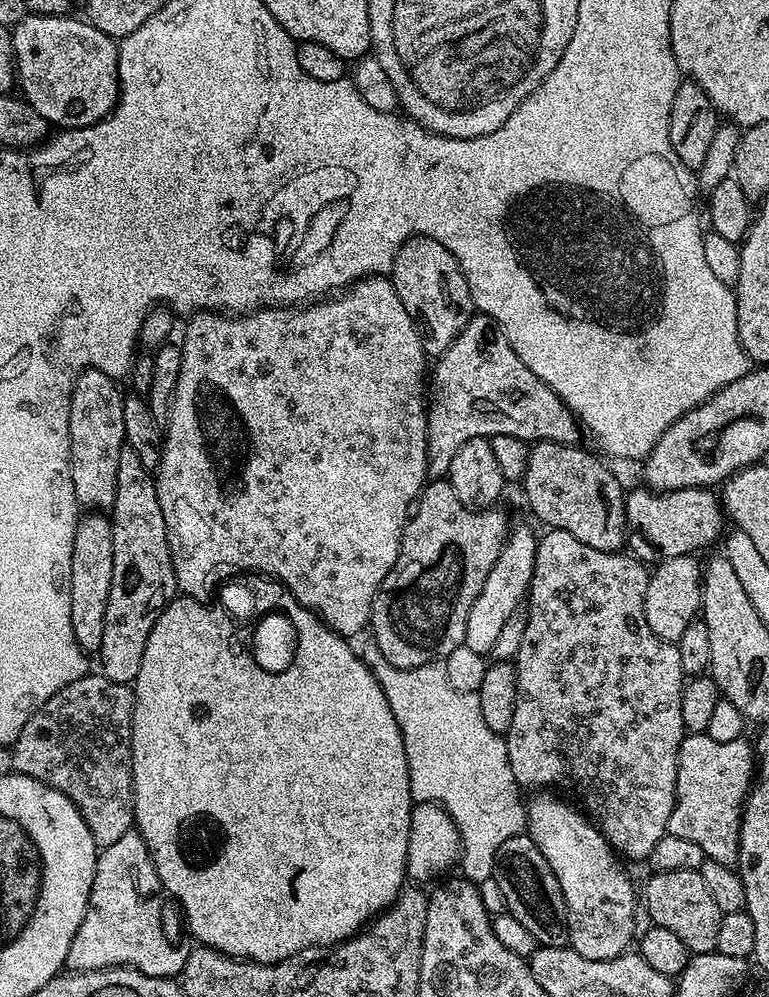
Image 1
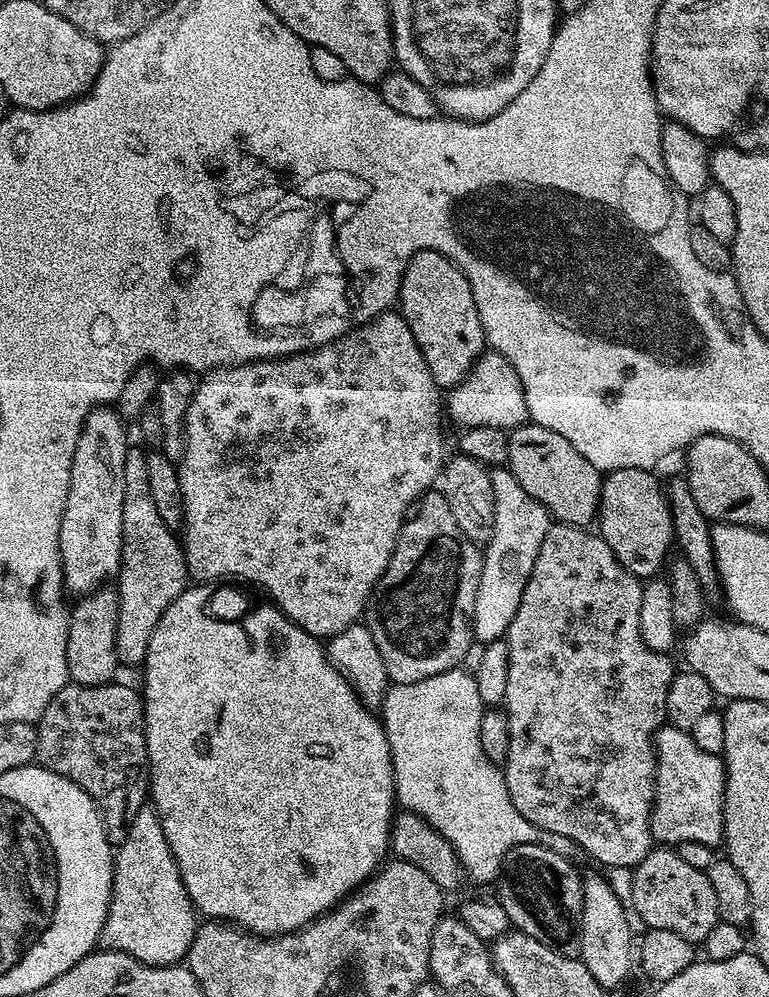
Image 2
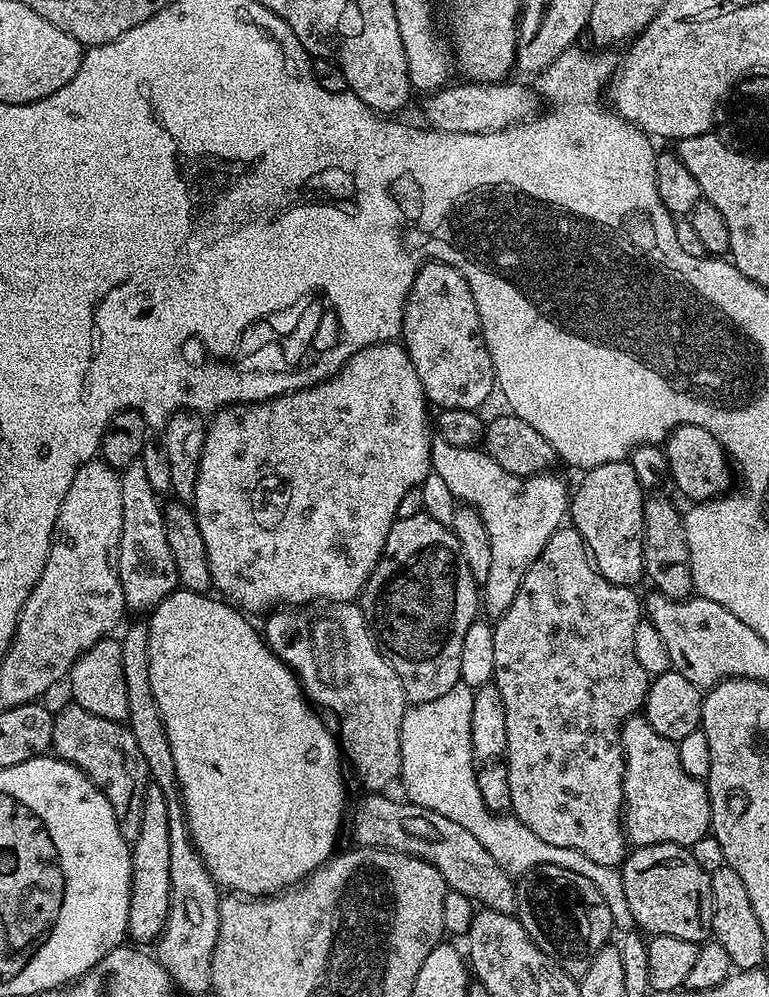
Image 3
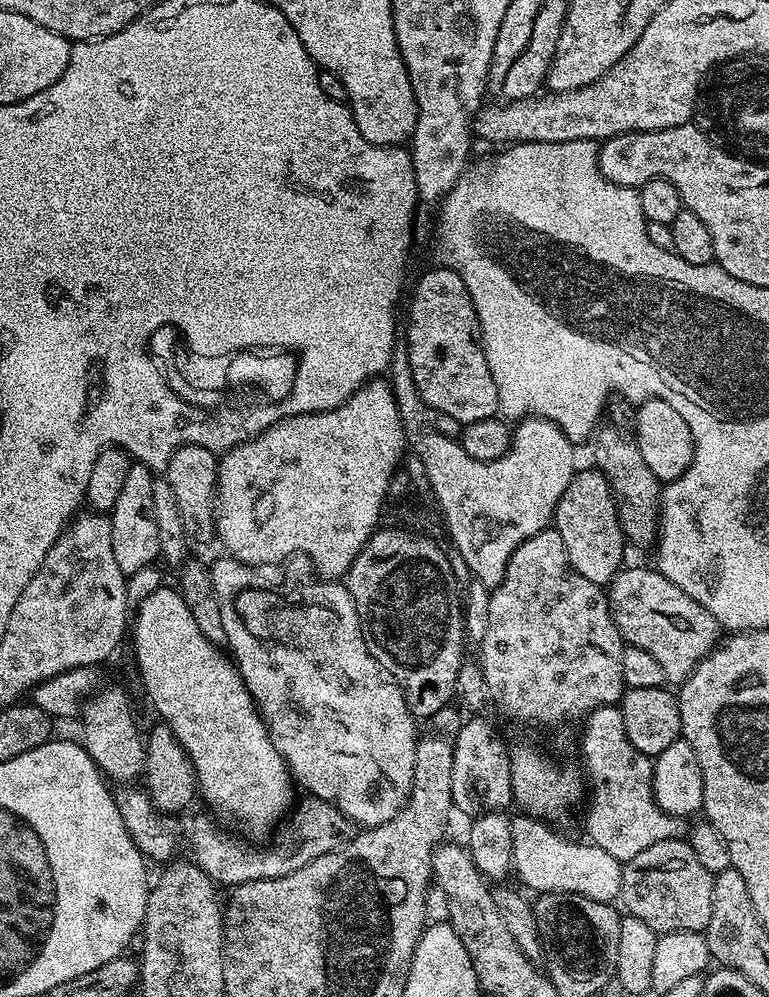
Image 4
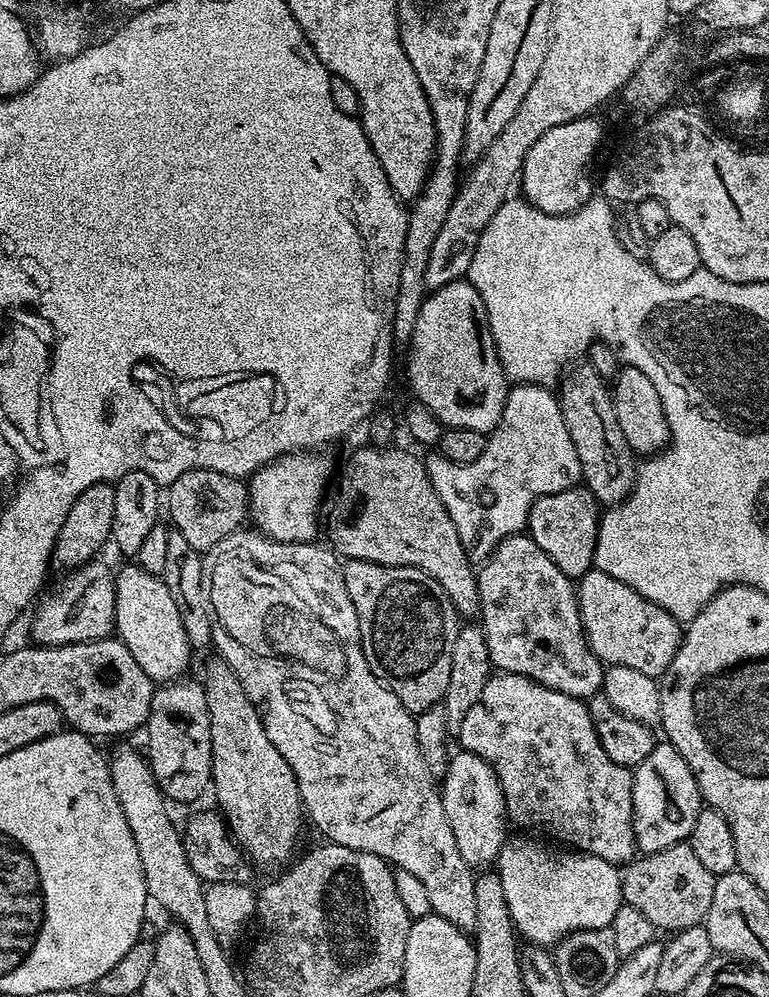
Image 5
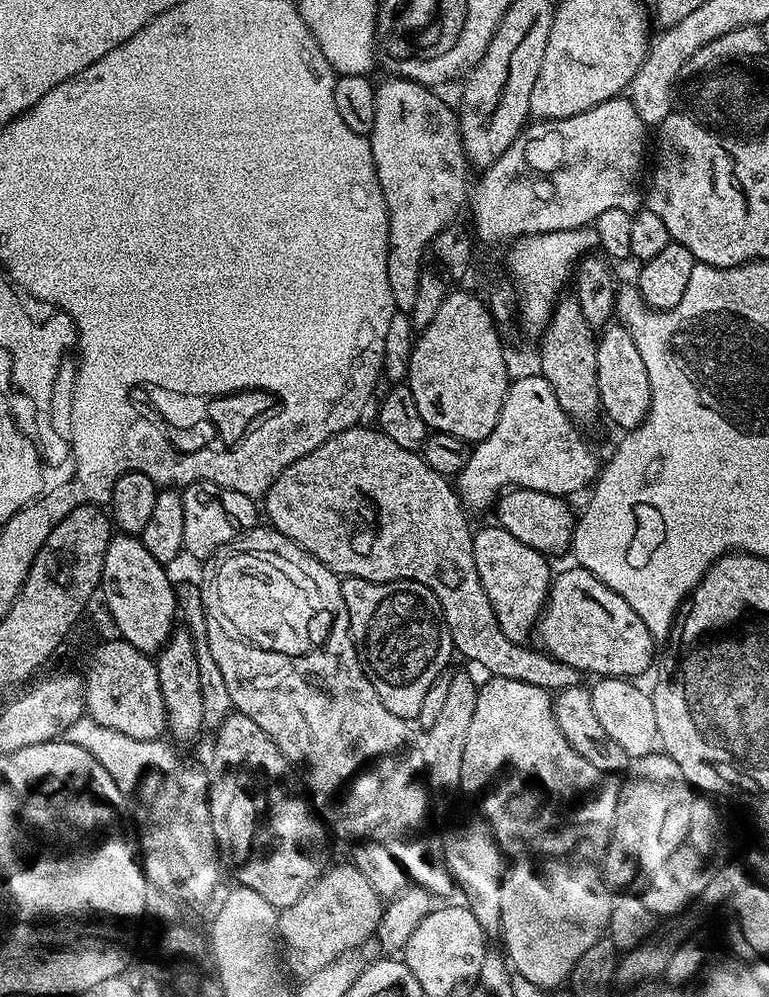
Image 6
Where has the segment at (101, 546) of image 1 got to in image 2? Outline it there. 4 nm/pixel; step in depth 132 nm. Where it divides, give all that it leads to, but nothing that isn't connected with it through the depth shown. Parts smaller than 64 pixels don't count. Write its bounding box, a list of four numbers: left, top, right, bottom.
[66,586,118,686]

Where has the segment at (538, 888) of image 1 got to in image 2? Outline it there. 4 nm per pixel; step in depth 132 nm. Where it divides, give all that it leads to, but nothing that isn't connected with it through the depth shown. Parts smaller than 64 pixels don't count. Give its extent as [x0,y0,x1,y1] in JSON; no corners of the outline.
[498,844,584,958]

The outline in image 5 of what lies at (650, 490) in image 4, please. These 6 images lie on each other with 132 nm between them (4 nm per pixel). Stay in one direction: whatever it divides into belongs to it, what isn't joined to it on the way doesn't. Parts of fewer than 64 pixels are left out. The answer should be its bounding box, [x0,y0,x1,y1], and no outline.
[558,362,638,506]

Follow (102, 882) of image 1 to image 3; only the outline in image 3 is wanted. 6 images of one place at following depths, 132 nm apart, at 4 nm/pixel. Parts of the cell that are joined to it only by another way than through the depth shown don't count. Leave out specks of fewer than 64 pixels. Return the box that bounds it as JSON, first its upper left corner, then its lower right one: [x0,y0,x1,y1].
[128,783,170,942]

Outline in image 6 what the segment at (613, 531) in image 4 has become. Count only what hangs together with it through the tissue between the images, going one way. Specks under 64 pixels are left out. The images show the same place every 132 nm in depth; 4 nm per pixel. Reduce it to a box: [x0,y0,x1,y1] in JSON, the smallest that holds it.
[494,488,577,558]

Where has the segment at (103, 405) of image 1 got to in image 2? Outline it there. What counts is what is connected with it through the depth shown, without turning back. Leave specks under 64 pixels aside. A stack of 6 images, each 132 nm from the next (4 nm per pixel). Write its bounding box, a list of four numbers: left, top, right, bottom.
[58,406,130,594]

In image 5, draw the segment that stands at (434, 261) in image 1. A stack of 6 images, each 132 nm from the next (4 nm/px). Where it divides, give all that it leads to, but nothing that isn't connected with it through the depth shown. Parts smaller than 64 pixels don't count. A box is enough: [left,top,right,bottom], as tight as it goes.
[406,279,510,434]

